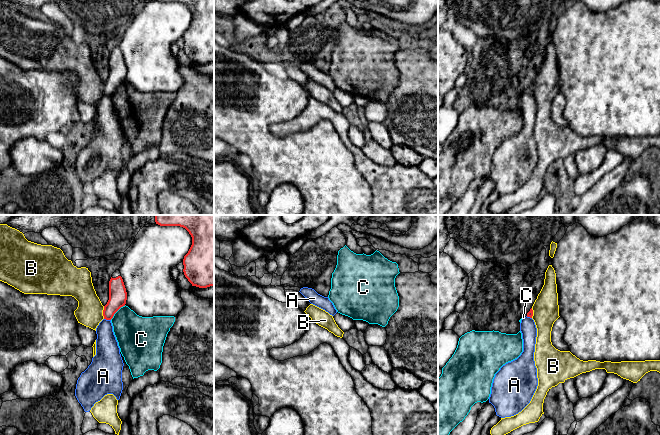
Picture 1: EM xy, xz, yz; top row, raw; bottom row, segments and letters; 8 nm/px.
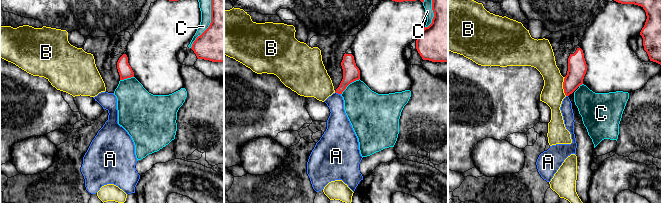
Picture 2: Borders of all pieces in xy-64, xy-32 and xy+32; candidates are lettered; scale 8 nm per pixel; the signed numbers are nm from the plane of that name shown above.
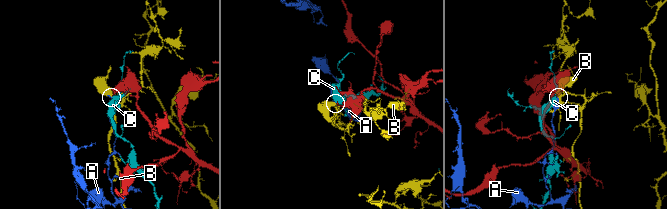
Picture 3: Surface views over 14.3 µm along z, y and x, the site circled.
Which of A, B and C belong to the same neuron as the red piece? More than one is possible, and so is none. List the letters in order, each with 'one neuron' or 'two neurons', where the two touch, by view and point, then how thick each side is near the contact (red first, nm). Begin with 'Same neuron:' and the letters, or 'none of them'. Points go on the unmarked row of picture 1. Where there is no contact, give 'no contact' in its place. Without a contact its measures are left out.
Same neuron: none of them
A: two neurons; contact xy (107, 95); calibres 140 and 190 nm
B: two neurons; contact xy (103, 88); calibres 140 and 220 nm
C: two neurons; contact xy (117, 86); calibres 140 and 300 nm

